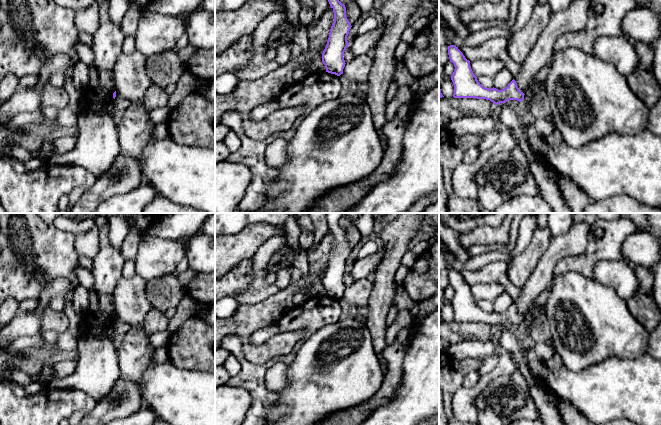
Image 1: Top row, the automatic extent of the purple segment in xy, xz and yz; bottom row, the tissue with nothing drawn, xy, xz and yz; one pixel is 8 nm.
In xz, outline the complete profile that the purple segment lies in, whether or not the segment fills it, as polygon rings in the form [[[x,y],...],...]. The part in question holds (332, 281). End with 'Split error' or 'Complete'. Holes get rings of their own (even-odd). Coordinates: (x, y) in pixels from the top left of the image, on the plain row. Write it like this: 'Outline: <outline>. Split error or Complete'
Outline: [[[326,213],[327,224],[334,236],[334,246],[322,277],[322,286],[326,296],[337,300],[343,298],[346,288],[343,279],[349,269],[347,260],[352,251],[346,241],[346,231],[339,225],[342,216],[343,213]]]. Complete

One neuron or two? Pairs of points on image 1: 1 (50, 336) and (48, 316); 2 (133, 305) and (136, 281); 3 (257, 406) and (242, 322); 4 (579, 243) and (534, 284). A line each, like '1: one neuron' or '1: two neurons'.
1: two neurons
2: one neuron
3: two neurons
4: one neuron

